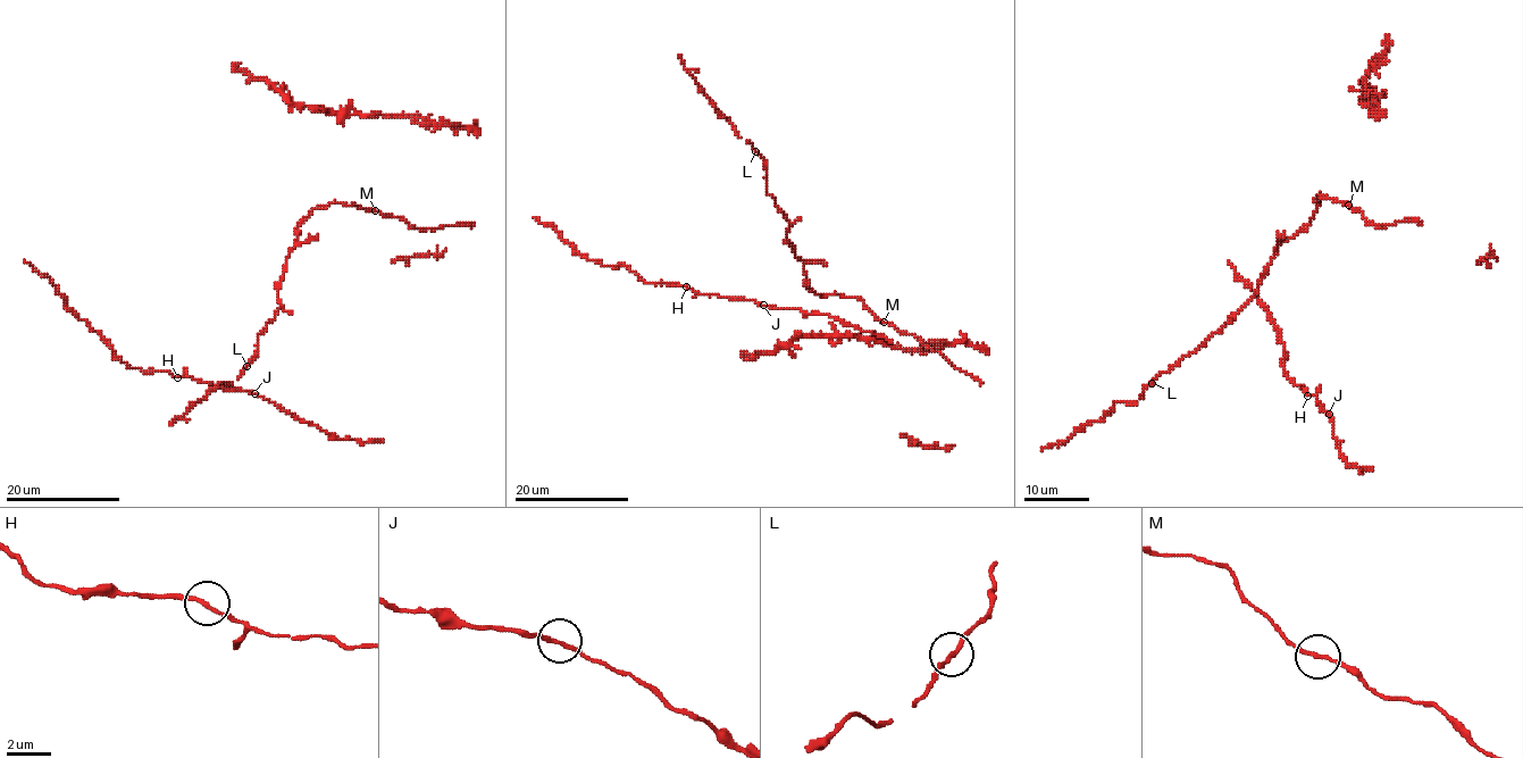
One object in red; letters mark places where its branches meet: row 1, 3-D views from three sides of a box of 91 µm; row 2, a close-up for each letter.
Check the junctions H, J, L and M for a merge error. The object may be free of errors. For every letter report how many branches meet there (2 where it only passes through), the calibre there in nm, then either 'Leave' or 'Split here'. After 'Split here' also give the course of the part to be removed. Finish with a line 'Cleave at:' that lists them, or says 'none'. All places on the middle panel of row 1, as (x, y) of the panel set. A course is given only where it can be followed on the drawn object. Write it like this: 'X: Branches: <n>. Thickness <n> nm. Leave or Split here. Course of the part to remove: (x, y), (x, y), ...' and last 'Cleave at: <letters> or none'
H: Branches: 2. Thickness 180 nm. Leave
J: Branches: 2. Thickness 180 nm. Leave
L: Branches: 2. Thickness 180 nm. Leave
M: Branches: 2. Thickness 170 nm. Leave
Cleave at: none

